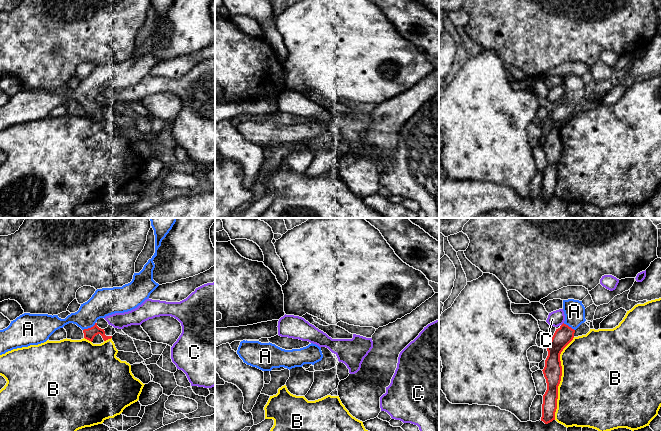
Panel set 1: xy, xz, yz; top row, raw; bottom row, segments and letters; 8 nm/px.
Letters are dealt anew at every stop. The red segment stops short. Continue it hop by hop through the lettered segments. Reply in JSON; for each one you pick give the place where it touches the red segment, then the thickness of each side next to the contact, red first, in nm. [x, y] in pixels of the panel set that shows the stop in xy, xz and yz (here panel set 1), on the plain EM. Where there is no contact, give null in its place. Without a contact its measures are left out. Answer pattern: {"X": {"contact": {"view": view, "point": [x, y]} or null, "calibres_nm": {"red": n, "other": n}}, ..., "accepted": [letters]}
{"A": {"contact": {"view": "xy", "point": [89, 104]}, "calibres_nm": {"red": 90, "other": 220}}, "accepted": ["A"]}

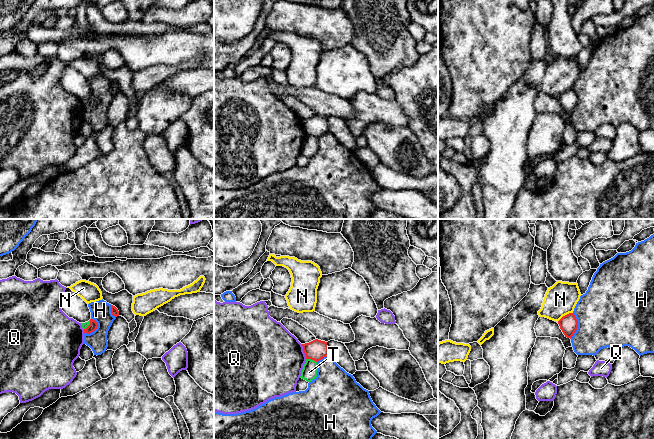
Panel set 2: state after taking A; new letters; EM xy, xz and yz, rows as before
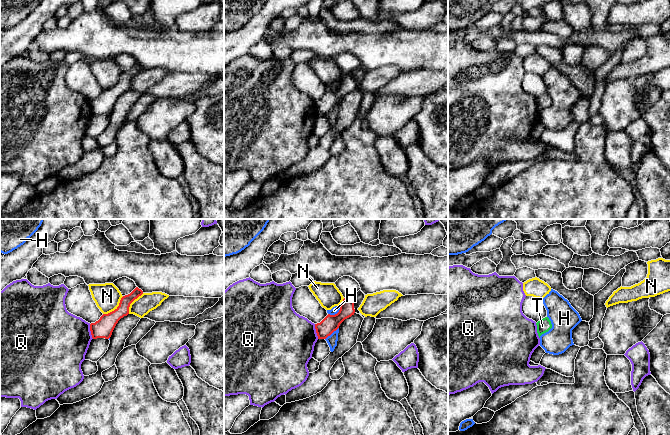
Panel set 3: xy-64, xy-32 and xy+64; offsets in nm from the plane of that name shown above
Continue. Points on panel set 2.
{"accepted": []}

